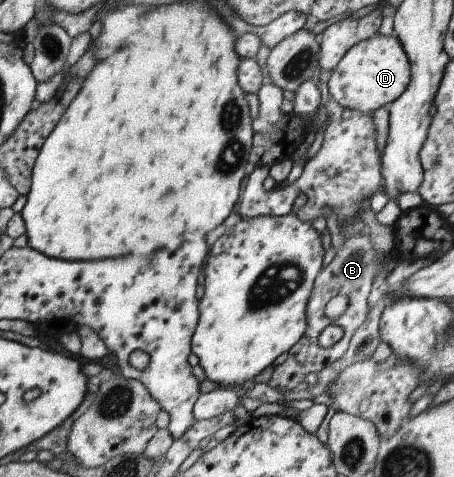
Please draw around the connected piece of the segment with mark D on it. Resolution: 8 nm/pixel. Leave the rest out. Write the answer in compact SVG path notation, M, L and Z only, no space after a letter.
M379 32L369 39L360 41L350 47L339 63L331 71L328 79L328 90L331 97L337 101L342 108L351 109L354 113L374 113L377 109L388 106L397 101L411 83L411 69L409 59L398 38L384 36Z

